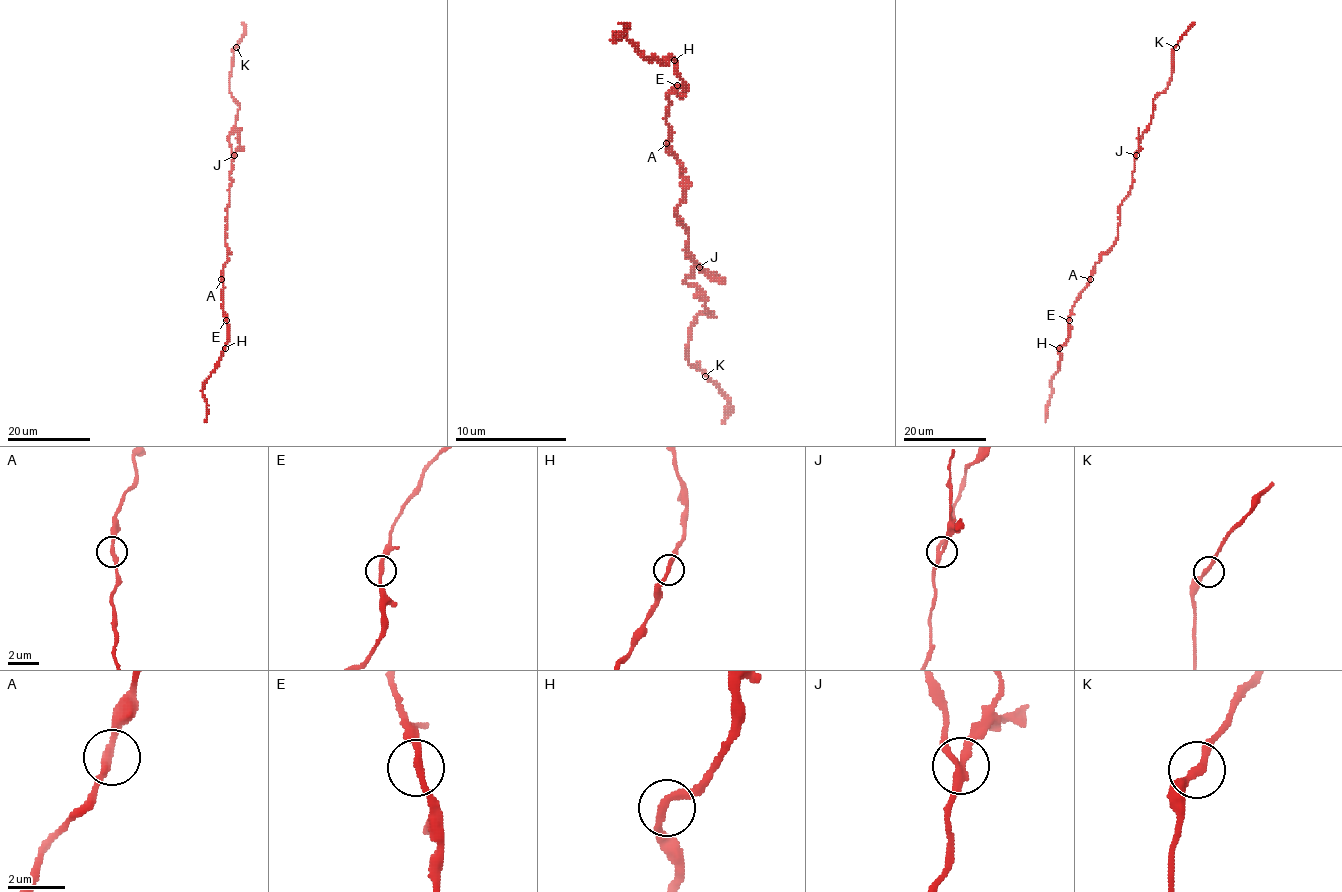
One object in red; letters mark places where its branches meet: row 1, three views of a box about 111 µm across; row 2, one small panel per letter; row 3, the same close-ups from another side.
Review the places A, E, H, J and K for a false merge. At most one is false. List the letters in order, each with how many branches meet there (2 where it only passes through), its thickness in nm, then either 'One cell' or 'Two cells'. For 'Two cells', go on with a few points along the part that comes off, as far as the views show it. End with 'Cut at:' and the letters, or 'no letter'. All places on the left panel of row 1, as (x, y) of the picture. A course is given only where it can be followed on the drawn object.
A: Branches: 2. Thickness 240 nm. One cell
E: Branches: 2. Thickness 240 nm. One cell
H: Branches: 2. Thickness 260 nm. One cell
J: Branches: 3. Thickness 220 nm. Two cells. Course of the part to remove: (234, 155), (241, 128)
K: Branches: 2. Thickness 280 nm. One cell
Cut at: J

